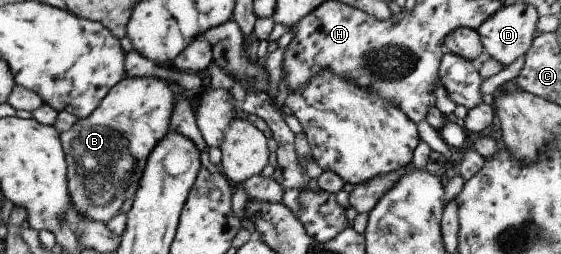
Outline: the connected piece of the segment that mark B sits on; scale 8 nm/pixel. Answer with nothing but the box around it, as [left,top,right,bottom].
[62,77,177,223]

